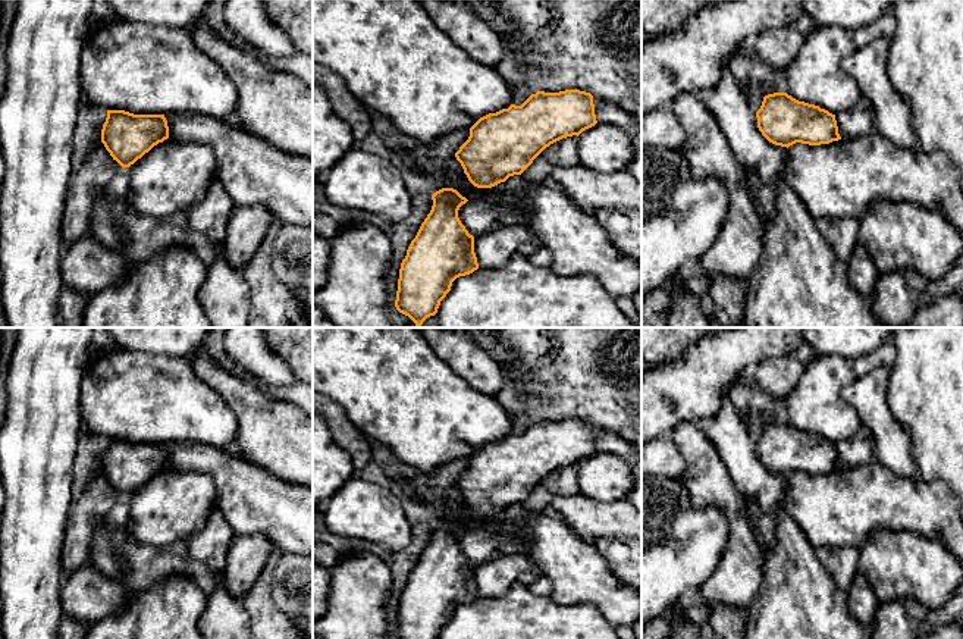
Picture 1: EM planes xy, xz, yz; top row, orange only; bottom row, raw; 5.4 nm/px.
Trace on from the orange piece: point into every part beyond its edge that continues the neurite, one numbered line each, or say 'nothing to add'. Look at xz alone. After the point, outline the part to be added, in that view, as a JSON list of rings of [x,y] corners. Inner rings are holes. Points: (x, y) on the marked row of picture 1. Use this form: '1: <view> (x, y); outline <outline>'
nothing to add

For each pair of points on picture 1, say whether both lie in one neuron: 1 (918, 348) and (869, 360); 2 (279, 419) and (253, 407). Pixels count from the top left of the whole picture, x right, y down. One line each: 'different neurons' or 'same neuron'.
1: different neurons
2: same neuron

